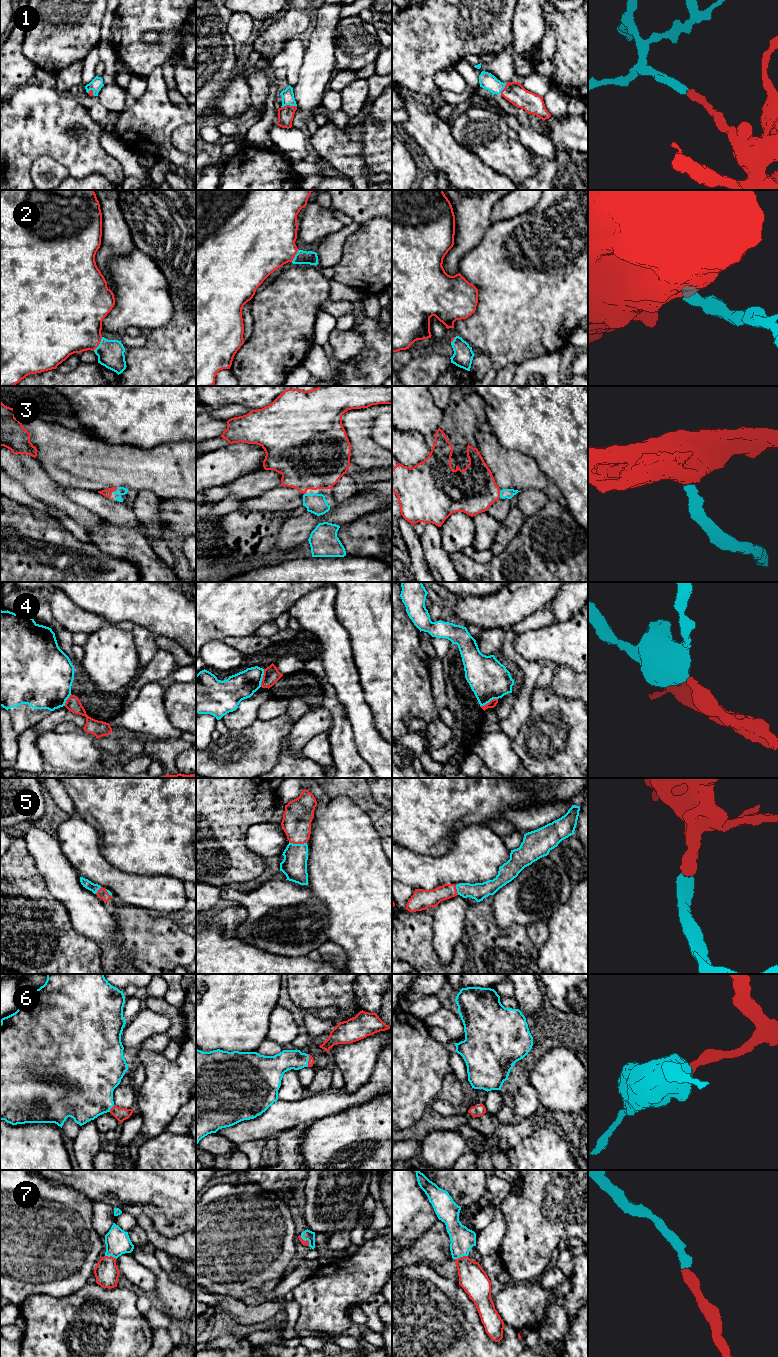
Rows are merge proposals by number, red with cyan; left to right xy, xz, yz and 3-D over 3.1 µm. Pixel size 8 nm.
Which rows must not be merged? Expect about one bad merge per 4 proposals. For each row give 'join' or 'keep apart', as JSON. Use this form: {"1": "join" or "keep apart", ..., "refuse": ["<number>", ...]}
{"1": "join", "2": "join", "3": "join", "4": "keep apart", "5": "join", "6": "join", "7": "join", "refuse": ["4"]}

